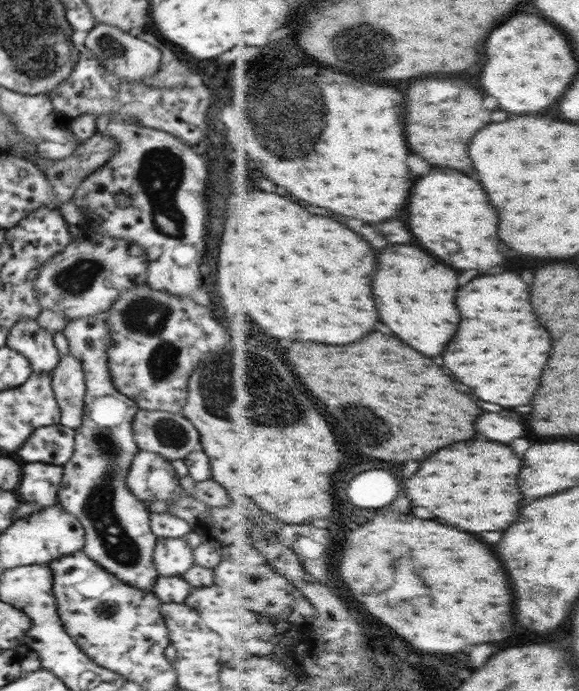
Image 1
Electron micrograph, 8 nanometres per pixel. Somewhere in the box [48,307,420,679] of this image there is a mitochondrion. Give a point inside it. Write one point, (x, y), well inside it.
(256, 391)

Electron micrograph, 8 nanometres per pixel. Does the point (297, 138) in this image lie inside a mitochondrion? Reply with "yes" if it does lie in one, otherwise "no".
yes

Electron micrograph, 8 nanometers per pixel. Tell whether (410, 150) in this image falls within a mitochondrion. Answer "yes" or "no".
no

